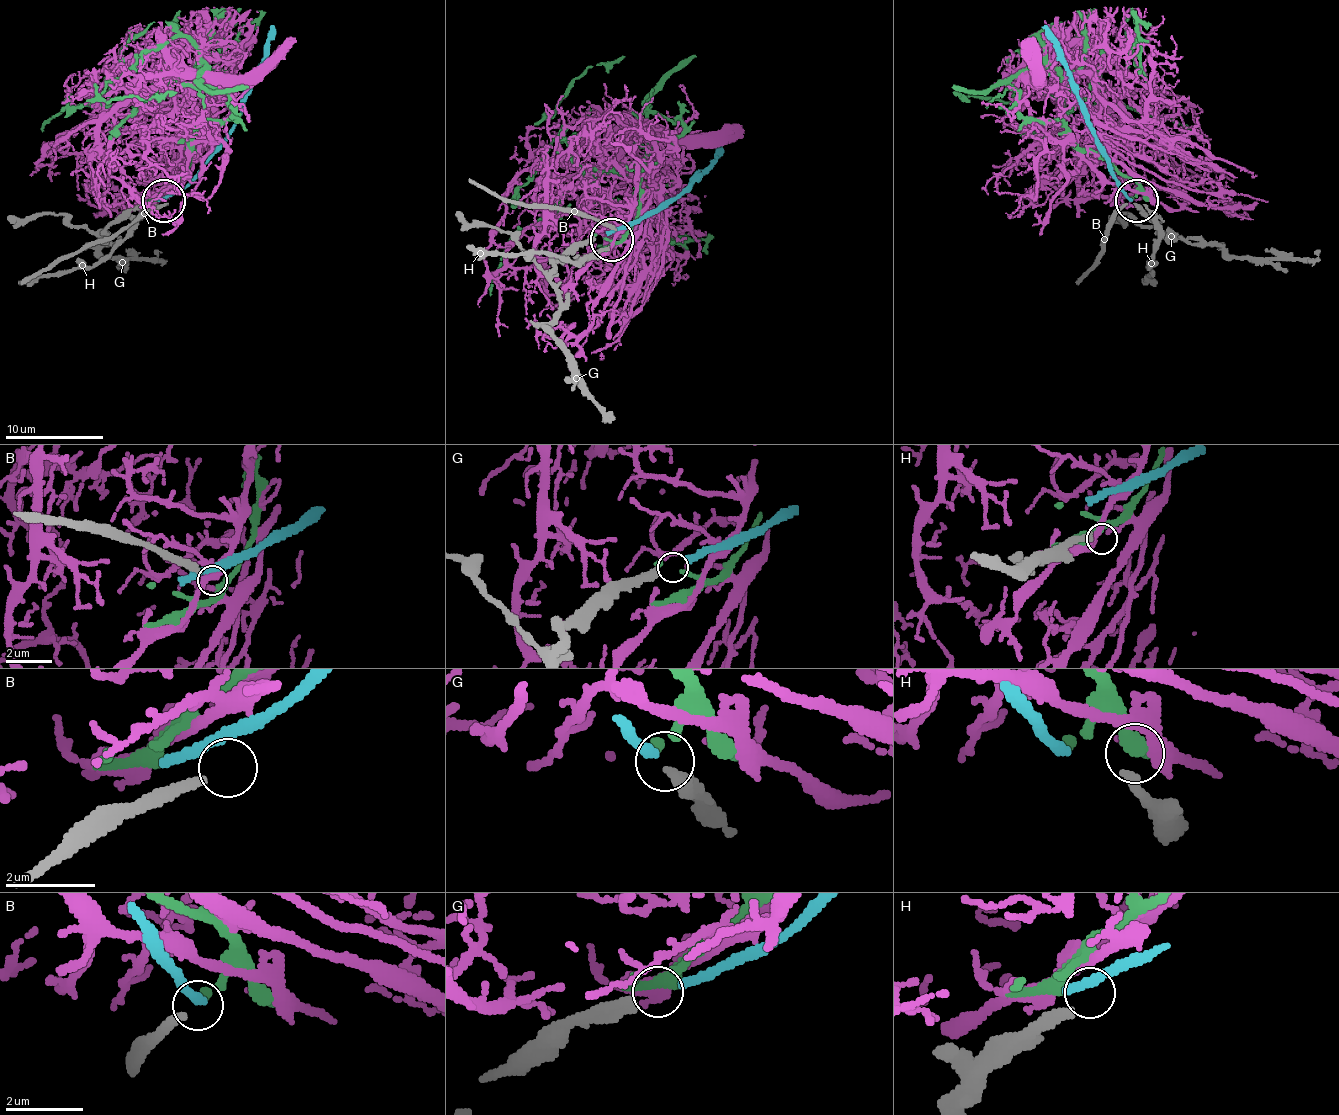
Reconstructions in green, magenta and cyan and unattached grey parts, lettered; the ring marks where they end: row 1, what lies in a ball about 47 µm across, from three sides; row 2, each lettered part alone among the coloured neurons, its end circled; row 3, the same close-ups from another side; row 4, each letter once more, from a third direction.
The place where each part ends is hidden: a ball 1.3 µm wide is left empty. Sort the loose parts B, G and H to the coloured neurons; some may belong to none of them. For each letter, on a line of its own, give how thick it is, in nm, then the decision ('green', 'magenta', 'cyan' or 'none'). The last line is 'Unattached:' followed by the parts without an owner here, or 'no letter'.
B: 240 nm thick; none
G: 340 nm thick; cyan
H: 240 nm thick; none
Unattached: B, H

